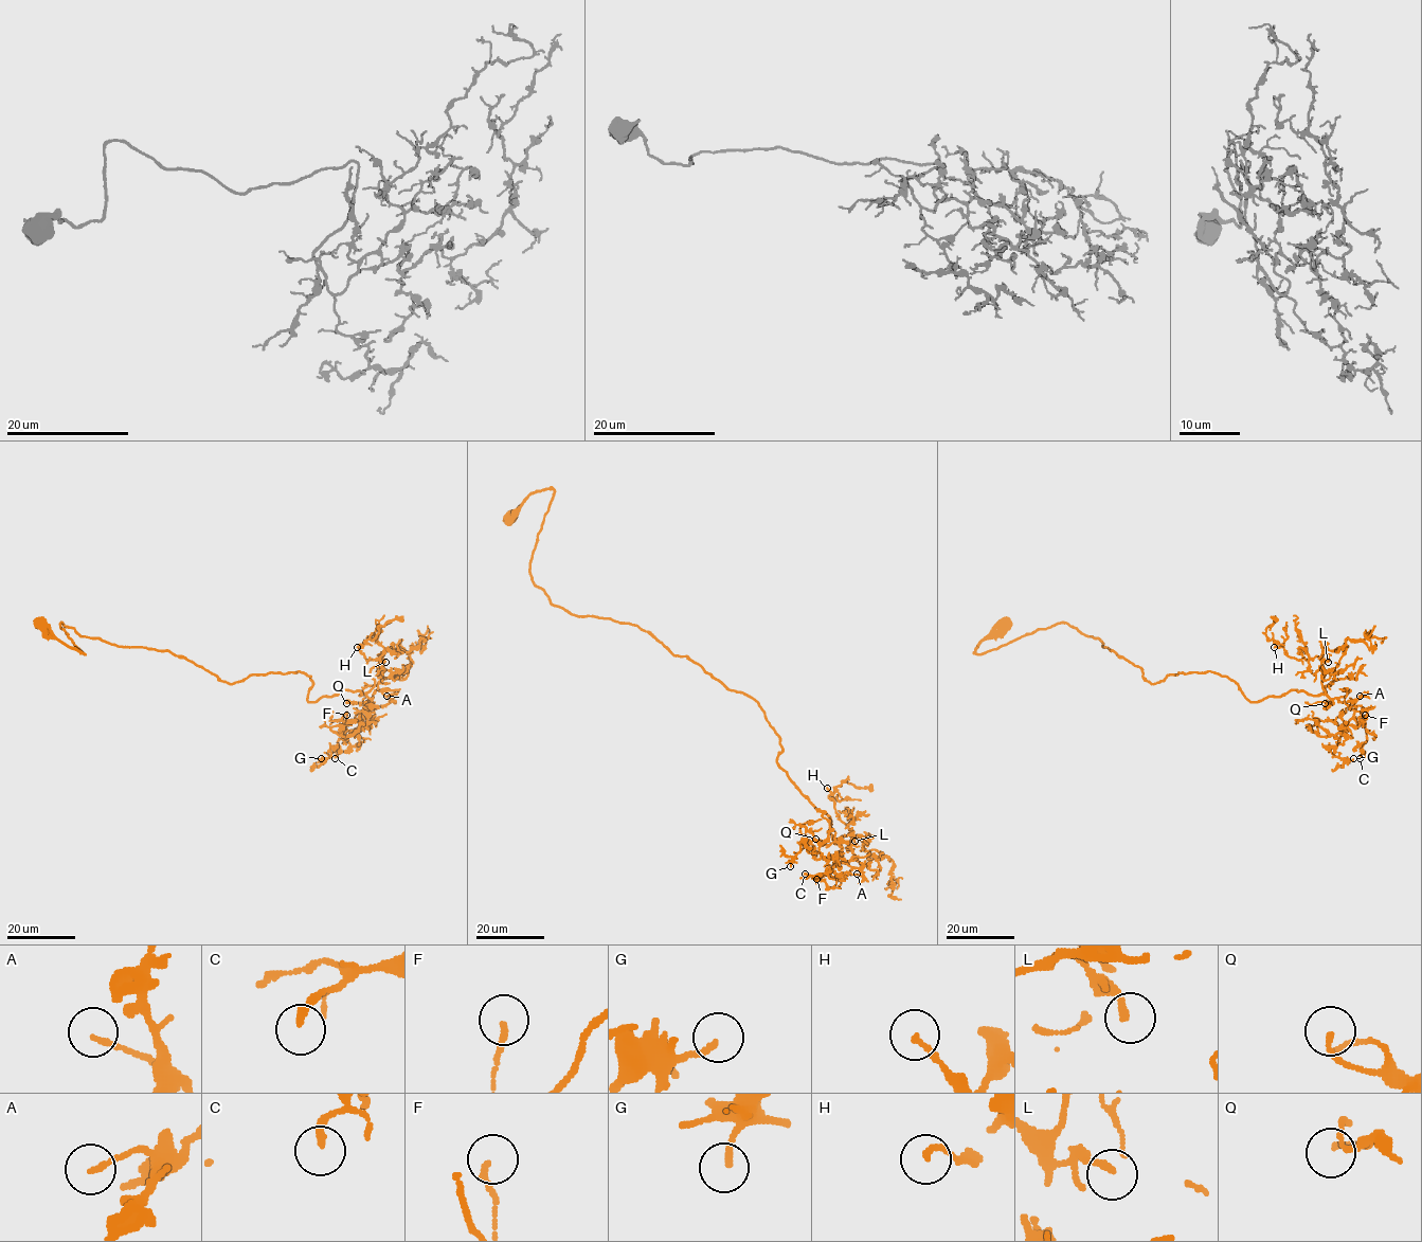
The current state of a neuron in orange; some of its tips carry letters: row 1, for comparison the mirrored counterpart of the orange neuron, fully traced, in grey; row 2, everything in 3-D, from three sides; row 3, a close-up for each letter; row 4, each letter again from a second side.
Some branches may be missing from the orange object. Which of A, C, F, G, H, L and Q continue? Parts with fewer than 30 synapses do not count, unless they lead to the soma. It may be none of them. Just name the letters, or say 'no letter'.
no letter

